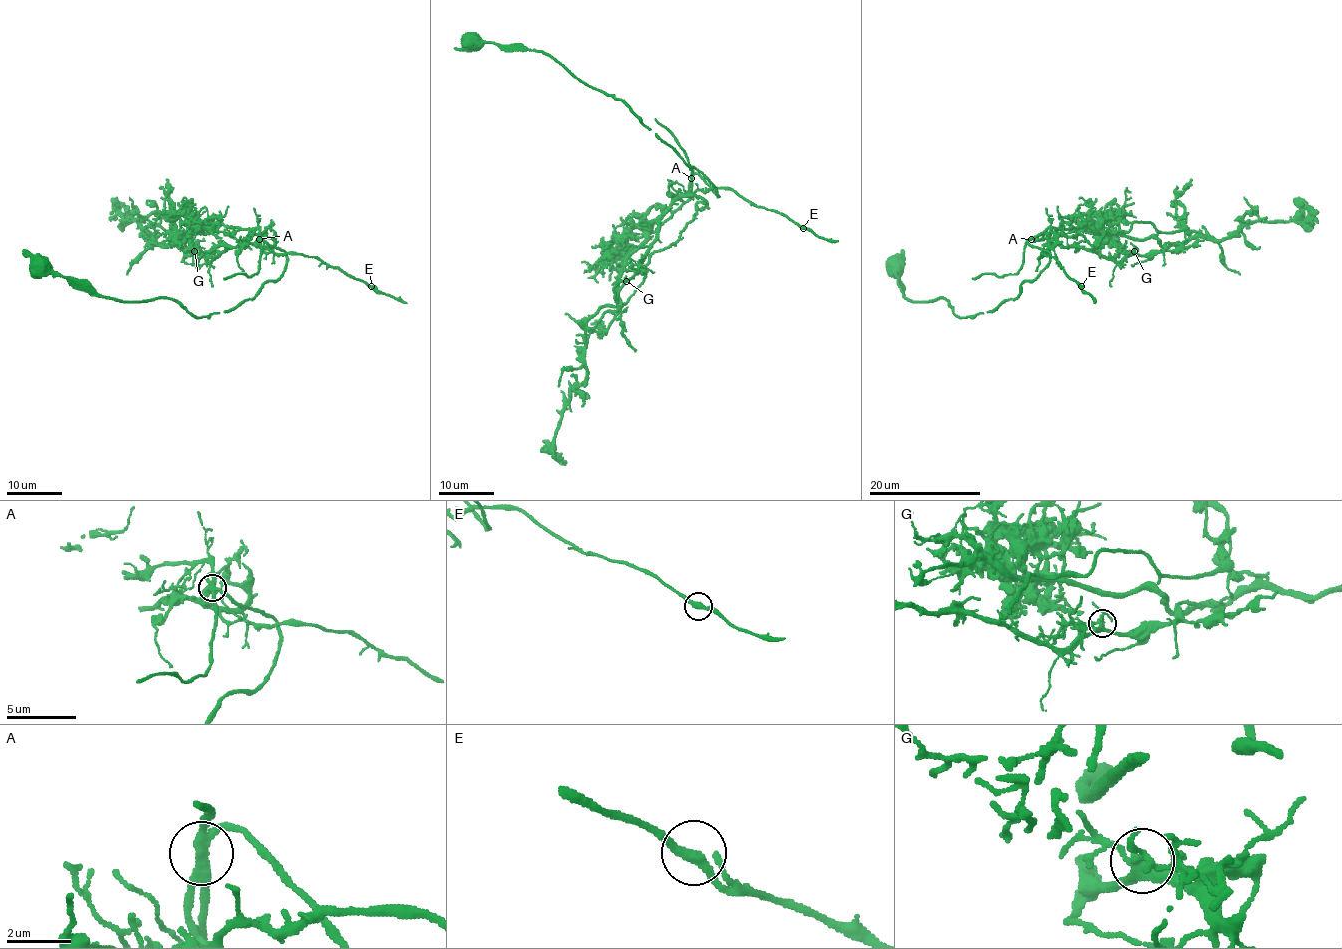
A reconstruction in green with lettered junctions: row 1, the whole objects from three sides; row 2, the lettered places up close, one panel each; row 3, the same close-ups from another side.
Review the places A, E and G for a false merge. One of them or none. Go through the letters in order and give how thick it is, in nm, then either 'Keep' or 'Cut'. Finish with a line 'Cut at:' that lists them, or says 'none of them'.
A: Thickness 260 nm. Cut
E: Thickness 280 nm. Keep
G: Thickness 280 nm. Keep
Cut at: A

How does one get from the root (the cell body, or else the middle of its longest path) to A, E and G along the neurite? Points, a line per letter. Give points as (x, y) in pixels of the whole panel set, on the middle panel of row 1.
A: (474, 41), (548, 53), (580, 80), (622, 99), (688, 166), (701, 172), (718, 196), (697, 173), (691, 177)
E: (474, 41), (548, 53), (580, 80), (622, 99), (718, 196), (697, 173), (690, 194), (733, 189), (803, 228)
G: (474, 41), (551, 55), (622, 99), (715, 187), (718, 196), (693, 176), (691, 194), (673, 203), (626, 281)

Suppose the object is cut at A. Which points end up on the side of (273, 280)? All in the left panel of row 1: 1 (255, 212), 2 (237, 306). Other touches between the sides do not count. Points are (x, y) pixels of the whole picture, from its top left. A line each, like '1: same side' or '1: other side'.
1: same side
2: same side

